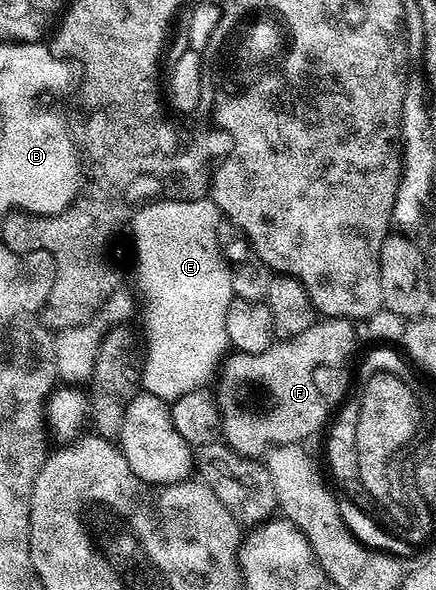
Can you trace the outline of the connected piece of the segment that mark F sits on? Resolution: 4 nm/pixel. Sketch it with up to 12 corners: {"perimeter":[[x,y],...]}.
{"perimeter":[[350,318],[228,353],[222,441],[259,460],[348,397]]}

